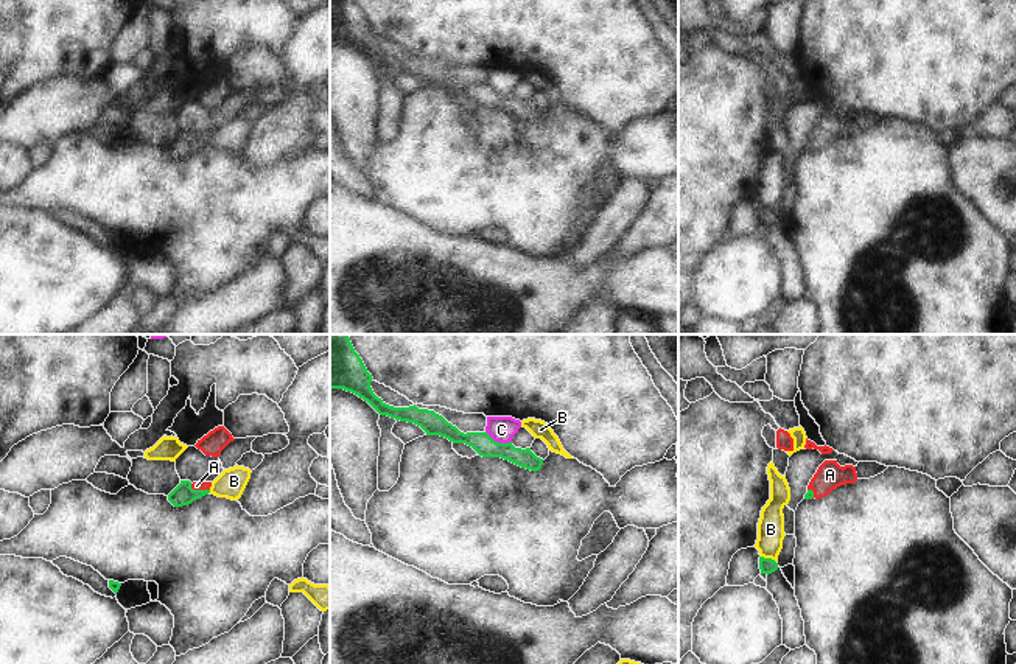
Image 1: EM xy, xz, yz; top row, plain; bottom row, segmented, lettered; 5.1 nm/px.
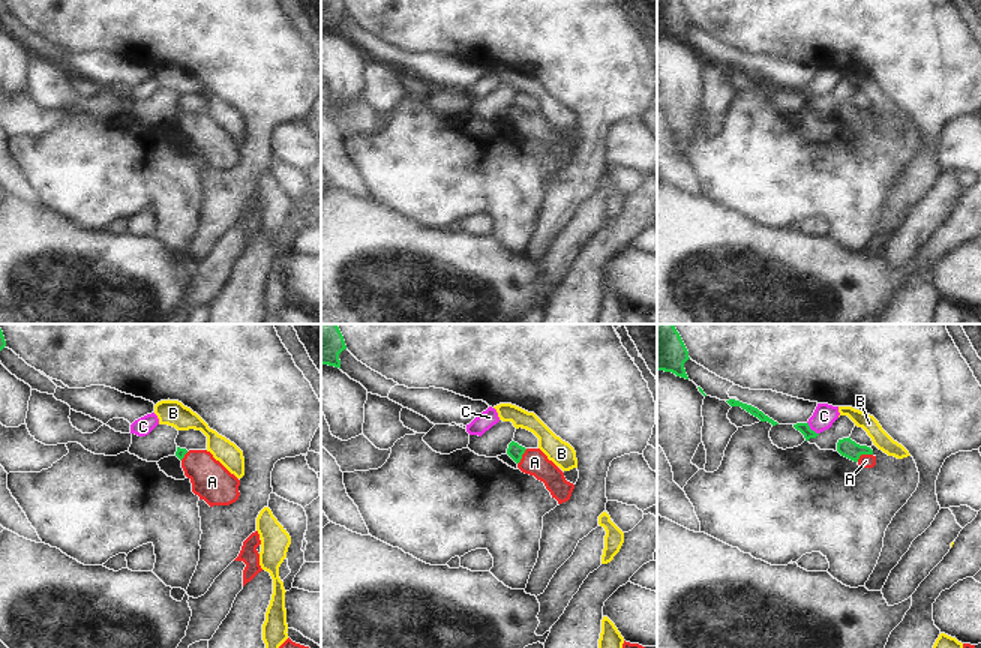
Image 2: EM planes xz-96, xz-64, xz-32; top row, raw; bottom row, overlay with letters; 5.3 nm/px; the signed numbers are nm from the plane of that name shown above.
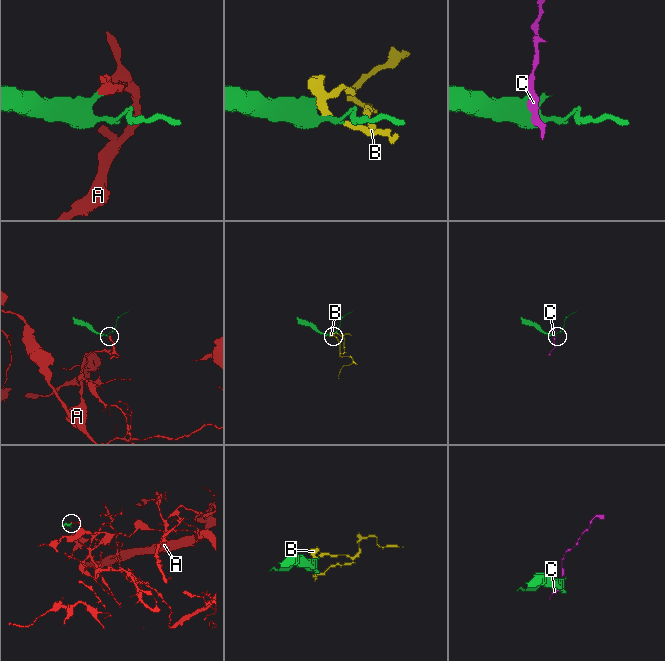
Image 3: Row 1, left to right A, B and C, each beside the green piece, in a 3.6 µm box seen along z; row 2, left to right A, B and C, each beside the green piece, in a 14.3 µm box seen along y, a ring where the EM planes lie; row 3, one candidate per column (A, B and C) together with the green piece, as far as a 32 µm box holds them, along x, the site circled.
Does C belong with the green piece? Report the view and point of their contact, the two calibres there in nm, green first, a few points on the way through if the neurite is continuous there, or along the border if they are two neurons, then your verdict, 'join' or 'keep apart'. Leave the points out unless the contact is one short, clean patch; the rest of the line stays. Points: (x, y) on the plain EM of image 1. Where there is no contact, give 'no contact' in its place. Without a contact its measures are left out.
meets green in xz at (497, 94); 110 nm thick on the green side, 140 nm on the other; border along xz (486, 83), (498, 94), (511, 94); keep apart

